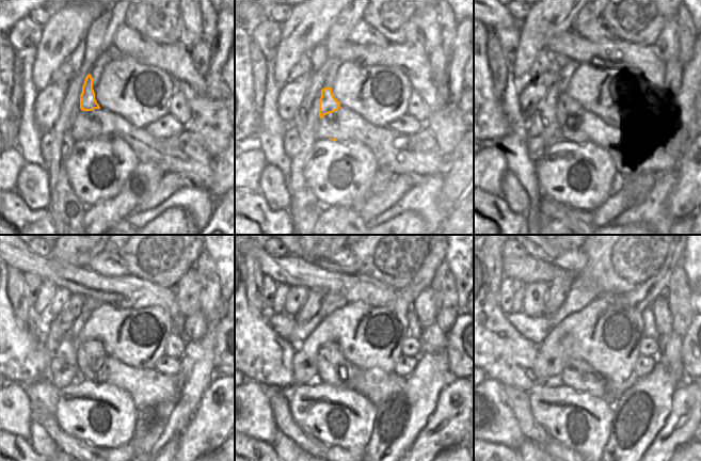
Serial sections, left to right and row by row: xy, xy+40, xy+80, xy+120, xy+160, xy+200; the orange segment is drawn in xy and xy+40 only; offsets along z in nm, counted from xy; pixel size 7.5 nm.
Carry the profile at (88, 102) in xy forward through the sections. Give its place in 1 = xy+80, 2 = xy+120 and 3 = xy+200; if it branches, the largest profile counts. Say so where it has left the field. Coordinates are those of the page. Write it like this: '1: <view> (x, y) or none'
1: xy+80 (568, 109)
2: xy+120 (90, 354)
3: xy+200 (577, 375)

